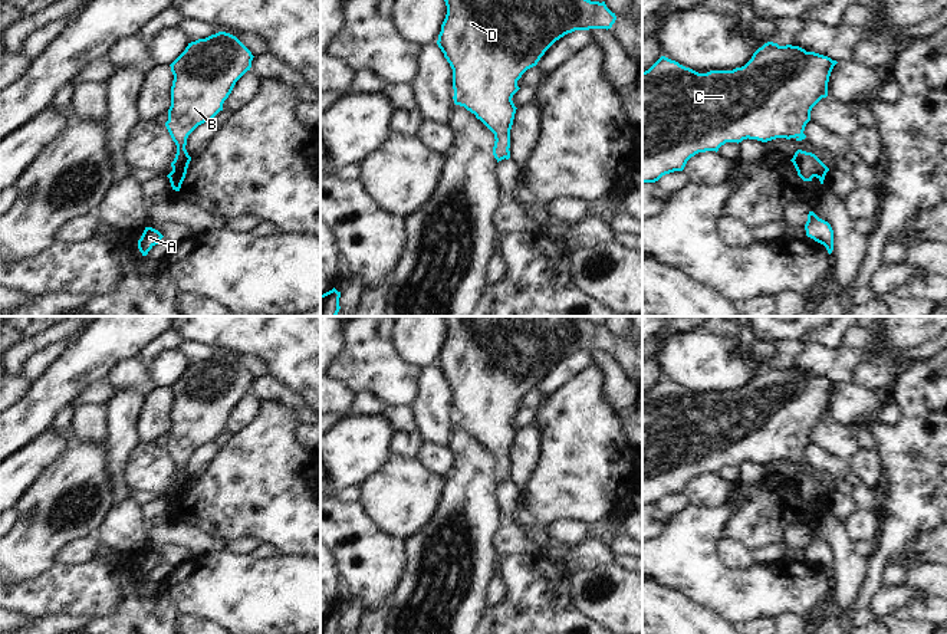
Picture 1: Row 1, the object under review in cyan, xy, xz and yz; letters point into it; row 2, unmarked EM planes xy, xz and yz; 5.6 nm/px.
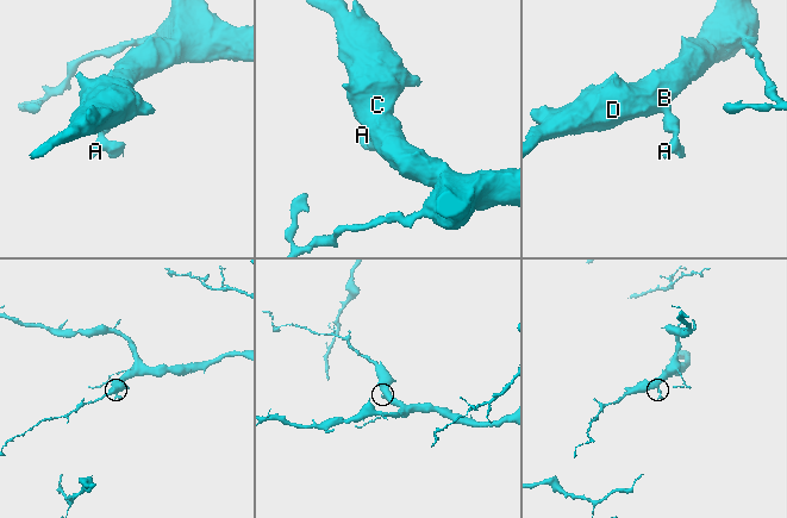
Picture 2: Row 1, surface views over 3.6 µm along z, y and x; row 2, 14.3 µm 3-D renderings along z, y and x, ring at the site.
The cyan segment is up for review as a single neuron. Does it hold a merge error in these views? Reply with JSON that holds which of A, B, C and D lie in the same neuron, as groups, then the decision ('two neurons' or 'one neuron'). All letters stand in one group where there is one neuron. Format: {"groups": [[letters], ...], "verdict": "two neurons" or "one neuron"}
{"groups": [["A", "B", "C", "D"]], "verdict": "one neuron"}

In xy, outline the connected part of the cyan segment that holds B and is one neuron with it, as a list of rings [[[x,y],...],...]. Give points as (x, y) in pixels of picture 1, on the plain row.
[[[218,354],[188,365],[170,387],[174,403],[165,449],[177,467],[172,493],[167,497],[172,512],[180,513],[191,483],[185,472],[188,457],[223,433],[236,404],[250,392],[253,380],[236,358]]]

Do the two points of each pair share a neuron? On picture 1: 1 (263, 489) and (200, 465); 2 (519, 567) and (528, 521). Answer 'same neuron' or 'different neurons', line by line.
1: different neurons
2: different neurons

